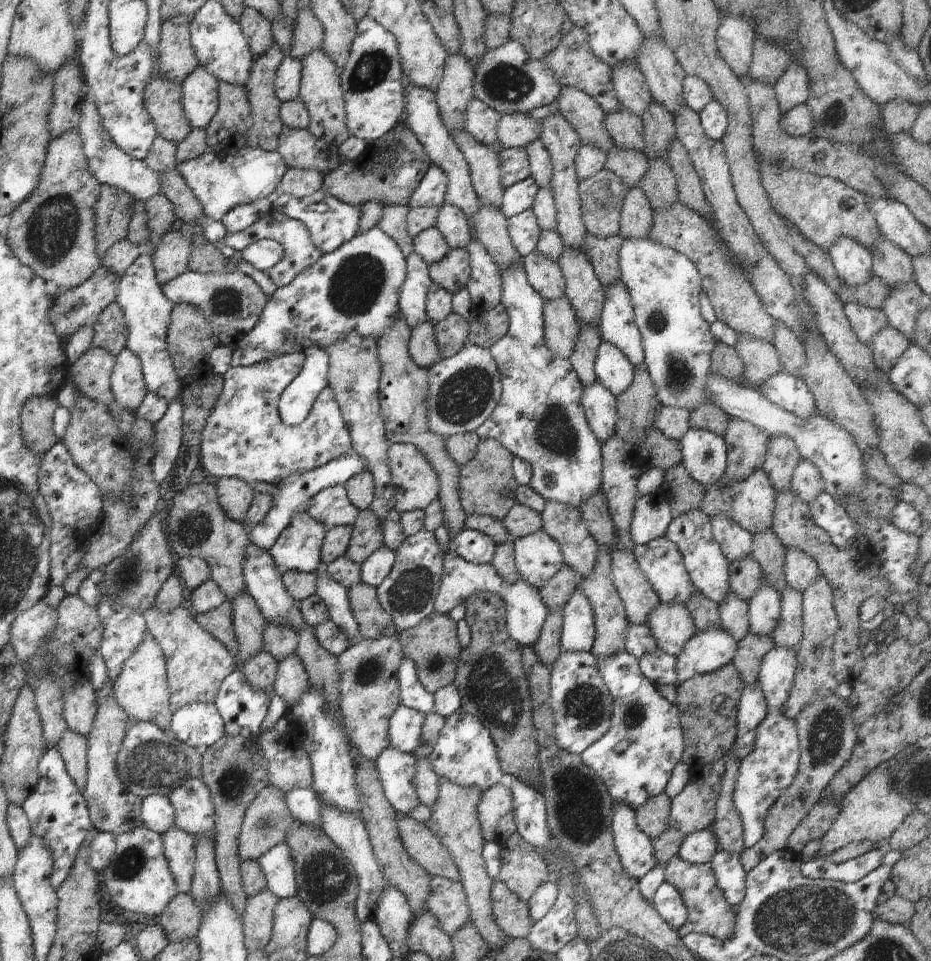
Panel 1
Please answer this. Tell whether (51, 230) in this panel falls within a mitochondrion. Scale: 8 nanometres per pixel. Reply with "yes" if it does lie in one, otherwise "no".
yes

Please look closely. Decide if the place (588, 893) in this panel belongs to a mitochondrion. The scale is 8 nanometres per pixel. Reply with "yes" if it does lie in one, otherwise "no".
no

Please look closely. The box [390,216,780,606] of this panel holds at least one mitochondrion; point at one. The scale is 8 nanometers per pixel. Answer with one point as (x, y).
(462, 397)

